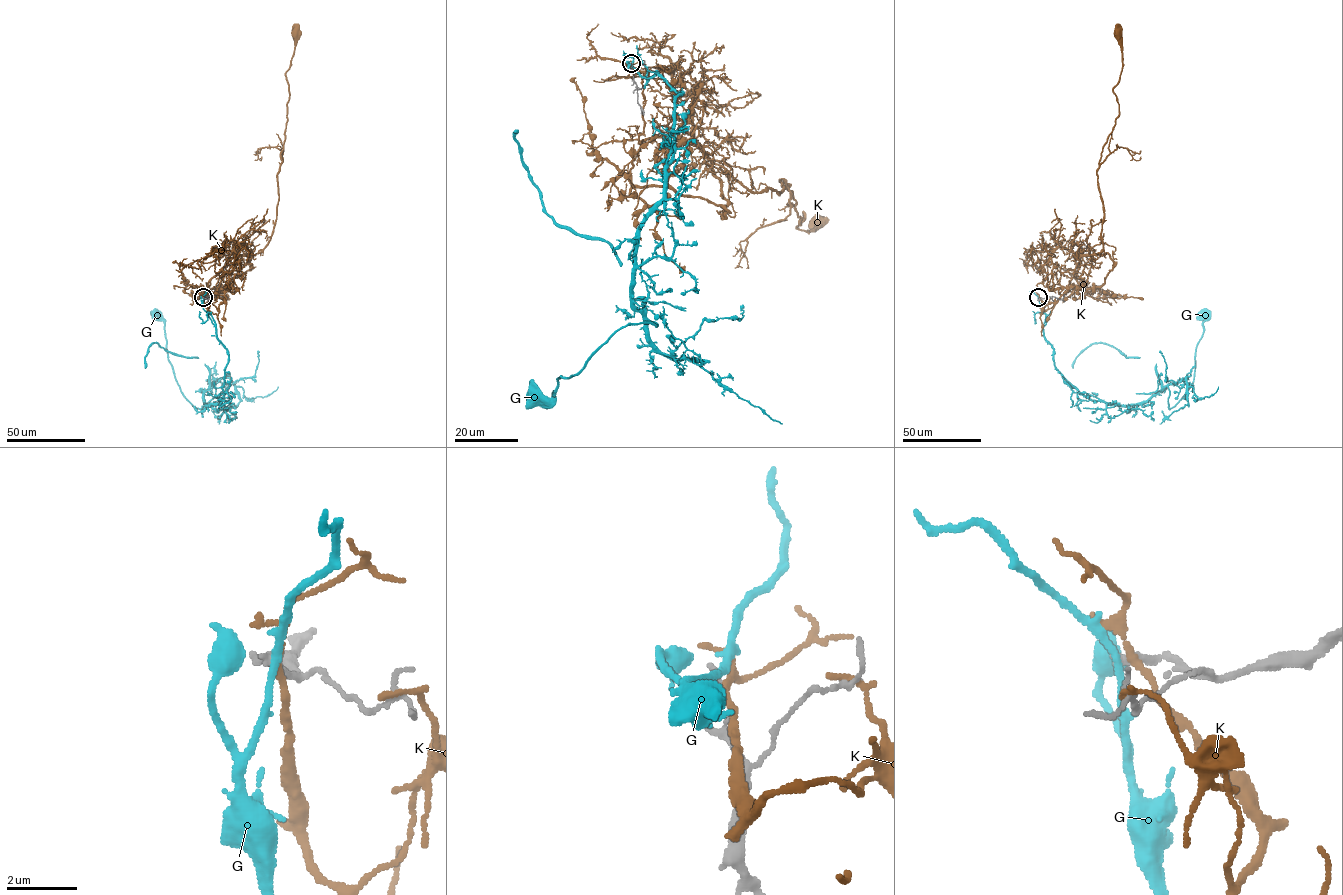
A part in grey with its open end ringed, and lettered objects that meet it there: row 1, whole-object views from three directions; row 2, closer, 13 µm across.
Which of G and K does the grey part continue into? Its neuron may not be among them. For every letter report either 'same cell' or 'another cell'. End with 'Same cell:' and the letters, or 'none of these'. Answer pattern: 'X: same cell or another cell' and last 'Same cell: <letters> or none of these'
G: another cell
K: another cell
Same cell: none of these

